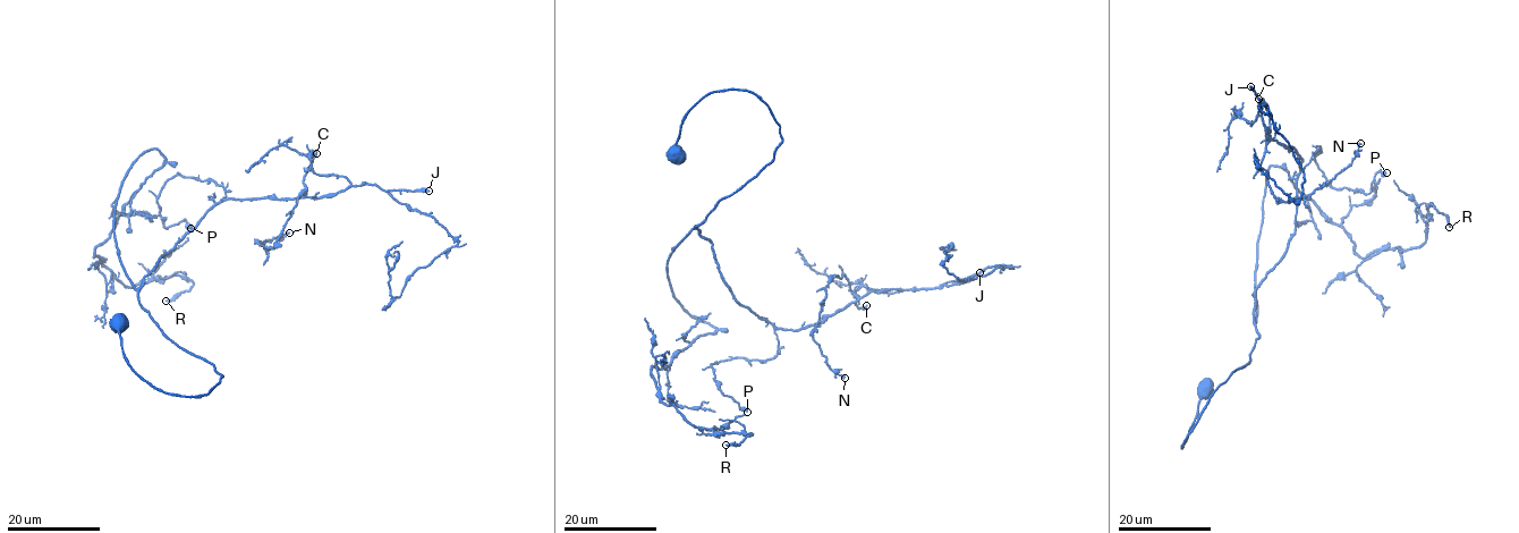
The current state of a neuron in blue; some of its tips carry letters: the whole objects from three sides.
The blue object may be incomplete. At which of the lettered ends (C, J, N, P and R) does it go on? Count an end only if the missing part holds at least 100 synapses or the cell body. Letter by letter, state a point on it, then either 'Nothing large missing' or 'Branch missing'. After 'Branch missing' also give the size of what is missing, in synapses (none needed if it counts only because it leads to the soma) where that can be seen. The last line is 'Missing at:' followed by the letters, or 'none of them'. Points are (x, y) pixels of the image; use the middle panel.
C: Place: (866, 305). Nothing large missing
J: Place: (979, 272). Nothing large missing
N: Place: (845, 378). Nothing large missing
P: Place: (747, 412). Nothing large missing
R: Place: (726, 445). Nothing large missing
Missing at: none of them

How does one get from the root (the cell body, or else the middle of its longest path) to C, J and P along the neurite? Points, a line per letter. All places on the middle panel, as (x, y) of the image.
C: (675, 152), (706, 95), (756, 94), (781, 141), (695, 228), (737, 301), (777, 328), (866, 305)
J: (675, 152), (706, 95), (746, 90), (769, 108), (774, 158), (695, 228), (737, 301), (777, 328), (979, 272)
P: (675, 152), (713, 92), (756, 94), (780, 128), (695, 227), (779, 340), (711, 365), (747, 412)

